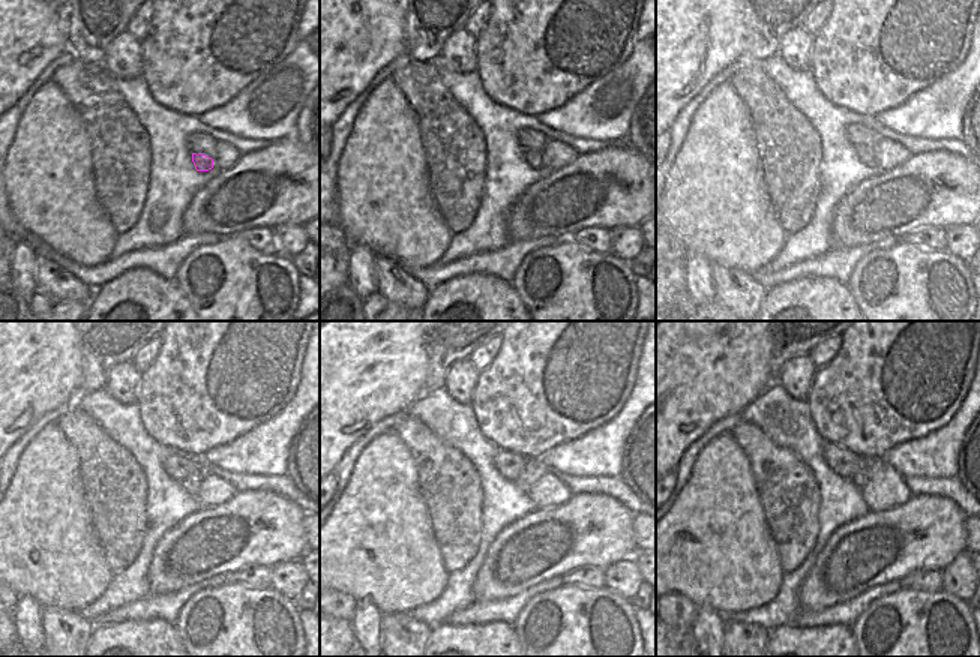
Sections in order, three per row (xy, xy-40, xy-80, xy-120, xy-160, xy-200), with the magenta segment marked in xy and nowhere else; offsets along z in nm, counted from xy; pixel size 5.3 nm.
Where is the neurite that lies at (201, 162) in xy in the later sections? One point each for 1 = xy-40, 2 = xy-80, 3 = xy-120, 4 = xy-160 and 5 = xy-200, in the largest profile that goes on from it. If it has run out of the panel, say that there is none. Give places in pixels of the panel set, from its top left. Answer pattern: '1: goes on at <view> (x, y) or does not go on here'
1: goes on at xy-40 (535, 158)
2: goes on at xy-80 (866, 153)
3: goes on at xy-120 (191, 485)
4: goes on at xy-160 (535, 468)
5: goes on at xy-200 (866, 468)

